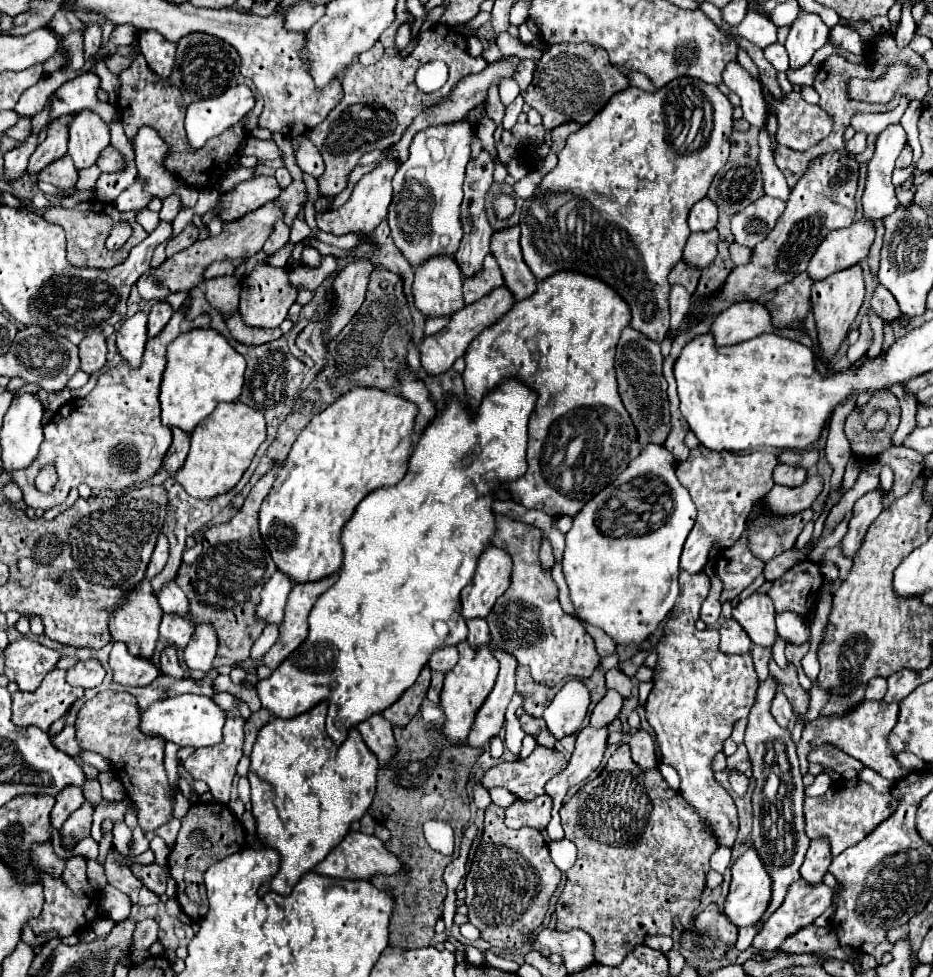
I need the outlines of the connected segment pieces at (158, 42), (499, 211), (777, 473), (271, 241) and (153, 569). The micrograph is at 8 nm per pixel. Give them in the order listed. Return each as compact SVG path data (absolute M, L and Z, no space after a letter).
M142 31L138 35L138 45L148 65L162 77L168 77L174 67L176 43L166 41L158 31Z
M498 197L496 199L496 215L498 217L508 217L508 215L512 215L512 211L514 211L514 199L512 197Z
M778 465L774 469L774 483L784 487L798 487L806 481L806 469L792 465Z
M278 219L276 225L274 225L274 231L272 231L272 235L268 237L268 241L264 243L262 251L264 251L266 255L272 255L272 253L278 251L284 243L288 243L288 239L290 239L290 227L284 223L284 219Z
M162 535L162 537L158 537L158 545L156 545L156 549L154 549L154 557L152 557L150 565L148 565L146 579L154 579L154 577L164 569L166 559L168 559L168 541L166 541L166 537Z

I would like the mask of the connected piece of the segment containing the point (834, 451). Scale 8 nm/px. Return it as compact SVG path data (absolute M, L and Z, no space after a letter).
M848 399L844 405L840 405L828 425L828 443L826 443L826 459L830 461L834 473L832 473L832 481L830 481L830 493L834 493L840 483L842 483L842 475L844 475L844 467L852 457L852 449L850 443L844 435L844 421L848 417L848 413L854 411L854 403L856 399Z

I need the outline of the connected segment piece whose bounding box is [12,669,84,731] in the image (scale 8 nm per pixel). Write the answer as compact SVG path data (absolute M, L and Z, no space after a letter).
M54 669L44 677L42 685L32 691L32 693L24 693L24 691L16 691L12 695L12 715L14 715L14 723L20 725L20 727L26 727L26 725L36 725L44 731L50 729L50 725L64 717L66 711L74 705L76 699L80 699L84 695L84 689L82 687L72 687L68 685L66 681L66 669Z

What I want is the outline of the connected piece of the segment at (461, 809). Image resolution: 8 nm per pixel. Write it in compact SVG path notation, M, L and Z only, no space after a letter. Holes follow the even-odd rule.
M424 699L418 713L404 727L394 727L396 755L378 767L378 785L368 813L376 823L390 829L390 839L384 847L402 861L402 869L394 875L374 875L372 883L378 889L392 889L396 895L396 909L390 925L390 945L402 949L428 947L434 937L434 925L442 917L442 901L446 885L442 873L460 853L460 839L464 825L470 821L466 783L476 763L480 749L468 743L454 743L444 733L444 711L440 705ZM430 819L446 821L454 829L456 849L452 855L442 855L430 849L424 837L424 823Z

